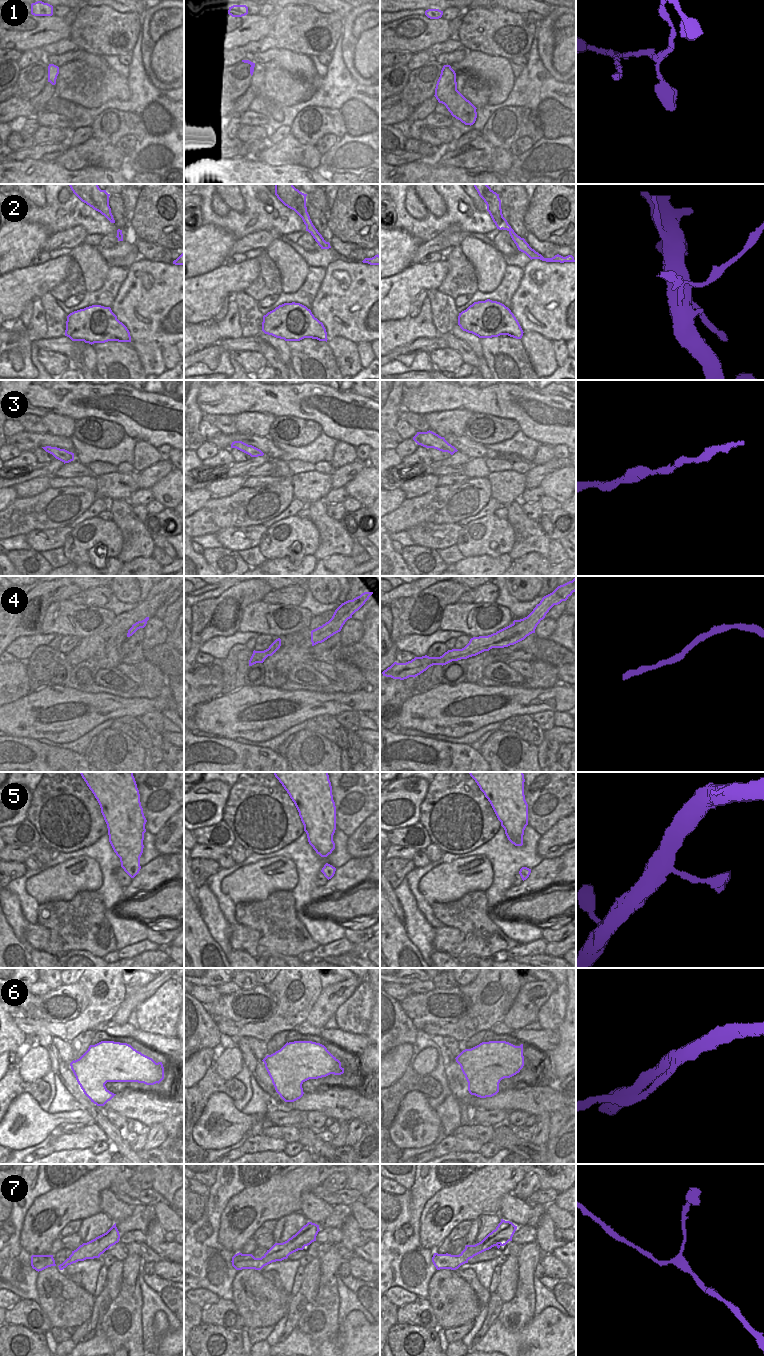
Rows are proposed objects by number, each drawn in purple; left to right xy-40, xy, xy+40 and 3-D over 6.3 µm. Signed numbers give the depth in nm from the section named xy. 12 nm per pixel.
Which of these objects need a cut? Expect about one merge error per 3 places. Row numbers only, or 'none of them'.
2

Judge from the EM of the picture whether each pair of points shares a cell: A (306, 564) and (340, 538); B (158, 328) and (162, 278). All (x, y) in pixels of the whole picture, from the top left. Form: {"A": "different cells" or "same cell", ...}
{"A": "different cells", "B": "same cell"}

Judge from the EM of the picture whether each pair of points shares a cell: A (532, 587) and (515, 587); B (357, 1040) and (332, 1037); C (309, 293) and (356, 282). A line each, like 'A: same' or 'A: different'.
A: same
B: same
C: different

